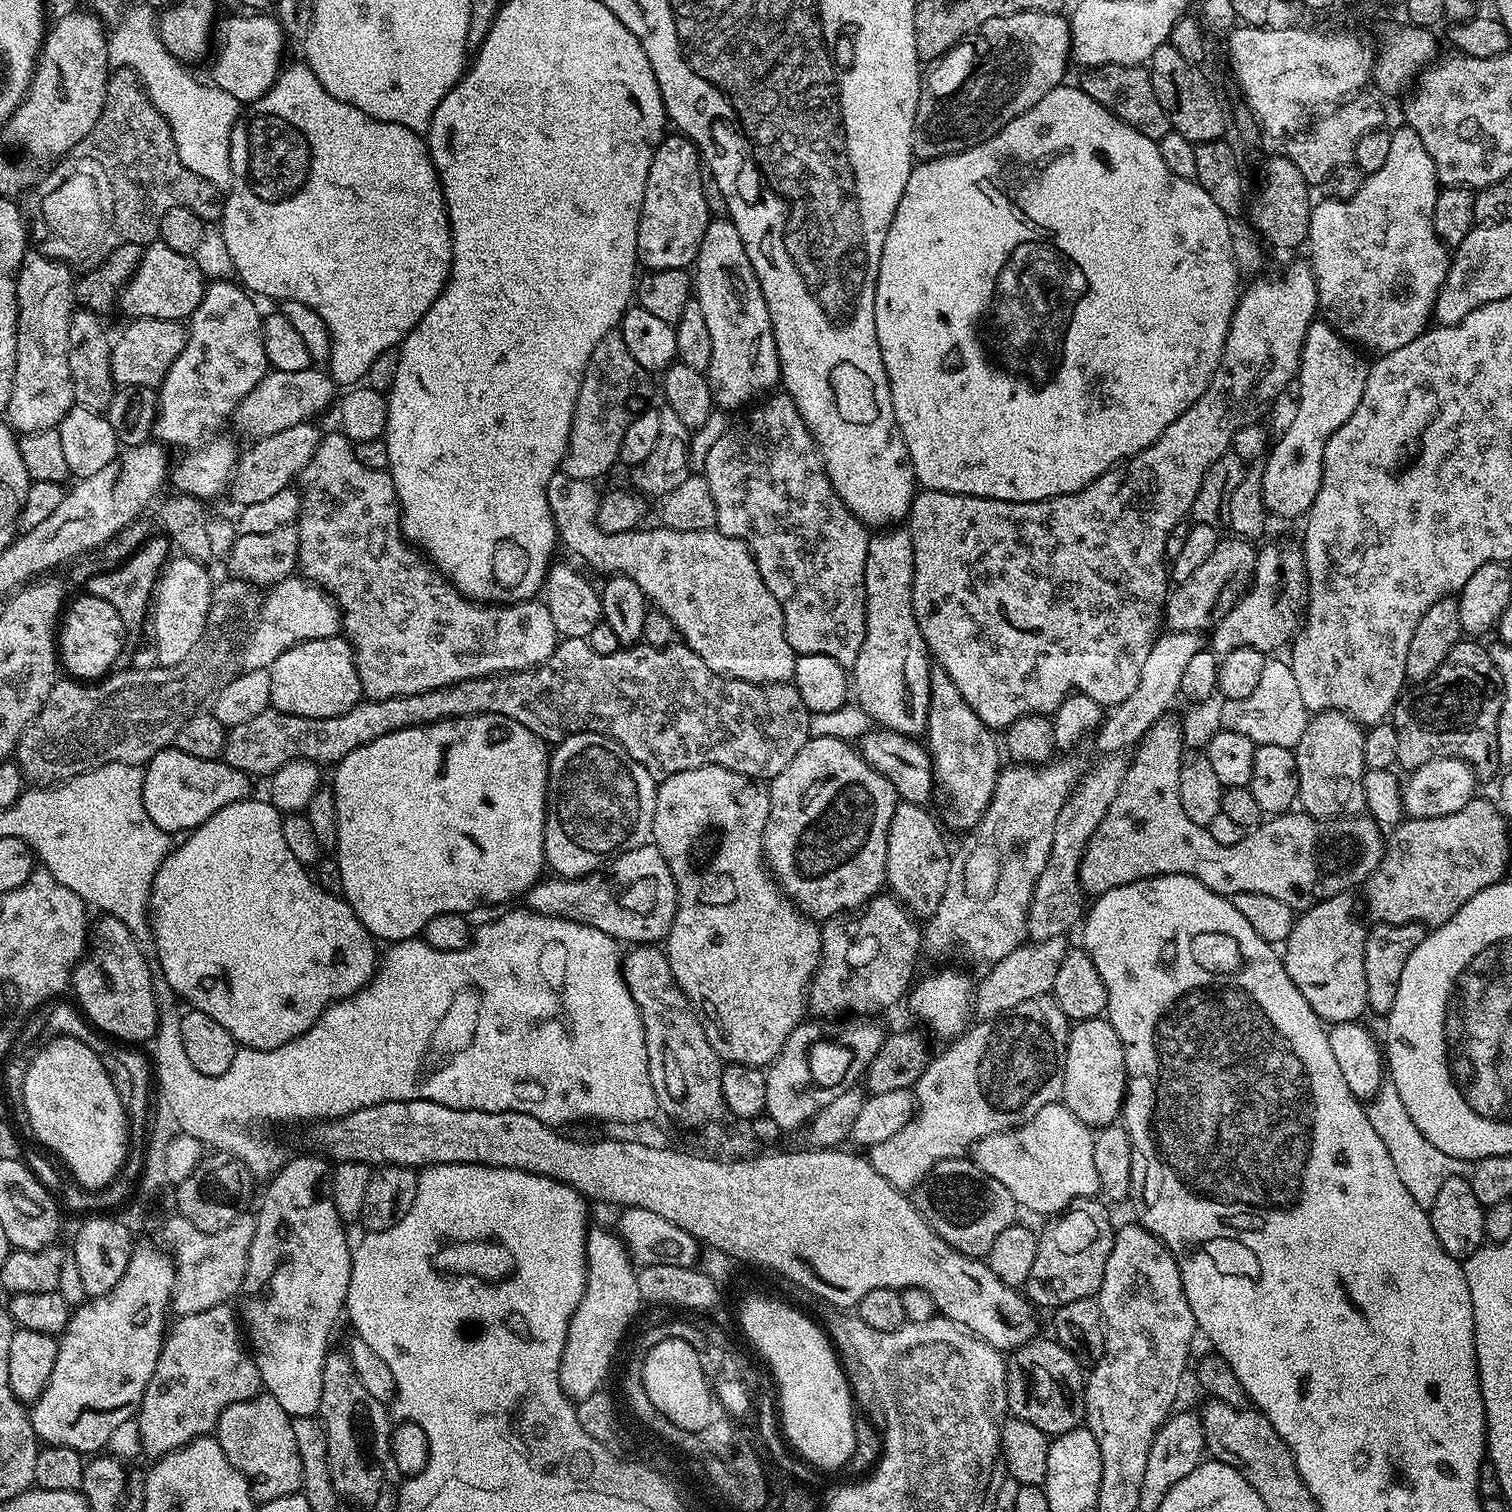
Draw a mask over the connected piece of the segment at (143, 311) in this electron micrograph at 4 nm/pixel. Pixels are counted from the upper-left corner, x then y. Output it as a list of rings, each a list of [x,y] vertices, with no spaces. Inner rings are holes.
[[[153,242],[144,250],[144,257],[138,266],[138,270],[130,278],[130,282],[125,284],[119,297],[119,311],[125,312],[125,317],[139,318],[162,318],[163,320],[187,321],[188,317],[198,310],[198,306],[204,300],[204,290],[206,287],[206,277],[197,266],[195,259],[186,253],[178,253],[170,249],[164,243]]]

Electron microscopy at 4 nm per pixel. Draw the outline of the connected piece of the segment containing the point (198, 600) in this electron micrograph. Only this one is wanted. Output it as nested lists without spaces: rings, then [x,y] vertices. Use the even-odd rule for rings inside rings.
[[[180,554],[169,559],[160,571],[154,603],[150,608],[150,632],[152,628],[152,636],[156,639],[154,649],[161,668],[169,668],[185,660],[190,650],[194,650],[198,638],[202,638],[202,630],[206,626],[206,618],[212,605],[214,587],[214,580],[208,577],[206,569],[208,568],[203,563]]]

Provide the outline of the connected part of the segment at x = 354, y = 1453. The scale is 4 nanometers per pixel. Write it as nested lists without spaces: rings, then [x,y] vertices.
[[[329,1351],[328,1357],[324,1360],[322,1398],[318,1418],[326,1430],[330,1482],[334,1482],[337,1497],[344,1499],[345,1496],[350,1503],[361,1504],[361,1506],[372,1504],[374,1498],[378,1498],[380,1491],[386,1487],[384,1463],[387,1465],[390,1460],[390,1437],[394,1424],[390,1419],[390,1412],[385,1401],[374,1398],[374,1394],[369,1394],[366,1386],[358,1382],[358,1374],[354,1370],[352,1359],[348,1357],[347,1351]]]

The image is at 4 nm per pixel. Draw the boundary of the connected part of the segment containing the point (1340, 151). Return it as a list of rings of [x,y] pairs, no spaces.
[[[1357,94],[1345,100],[1343,104],[1333,107],[1324,114],[1329,116],[1321,115],[1311,127],[1296,133],[1294,138],[1287,141],[1286,154],[1290,162],[1298,166],[1298,171],[1301,172],[1302,178],[1306,178],[1309,186],[1319,186],[1328,177],[1330,170],[1338,170],[1338,166],[1353,163],[1360,139],[1385,127],[1383,106],[1374,97],[1364,95]]]

